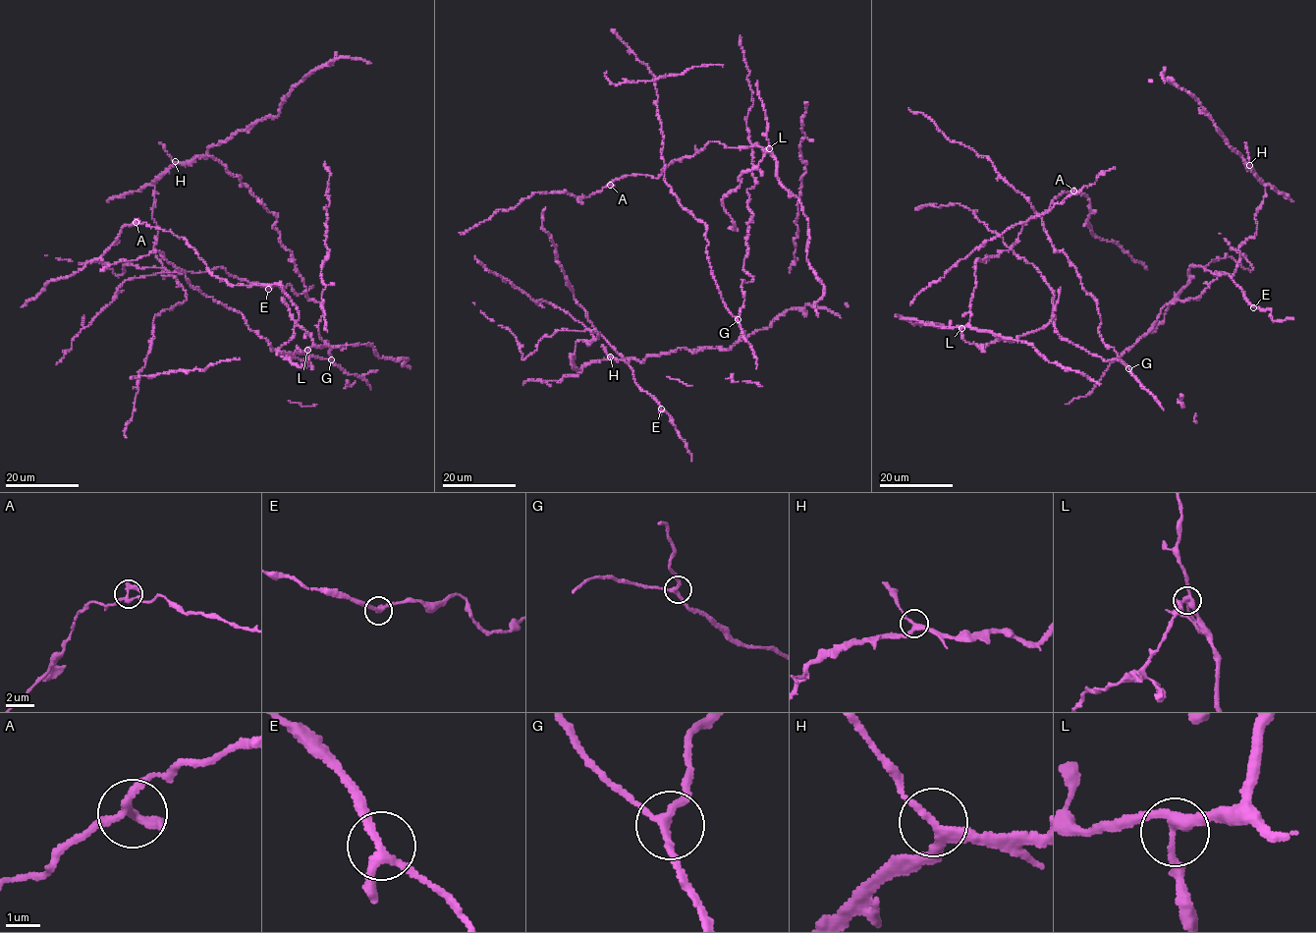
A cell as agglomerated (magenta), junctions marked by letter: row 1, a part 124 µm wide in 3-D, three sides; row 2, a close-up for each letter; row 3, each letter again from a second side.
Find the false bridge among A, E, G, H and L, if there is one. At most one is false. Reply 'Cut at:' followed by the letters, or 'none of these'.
Cut at: H

